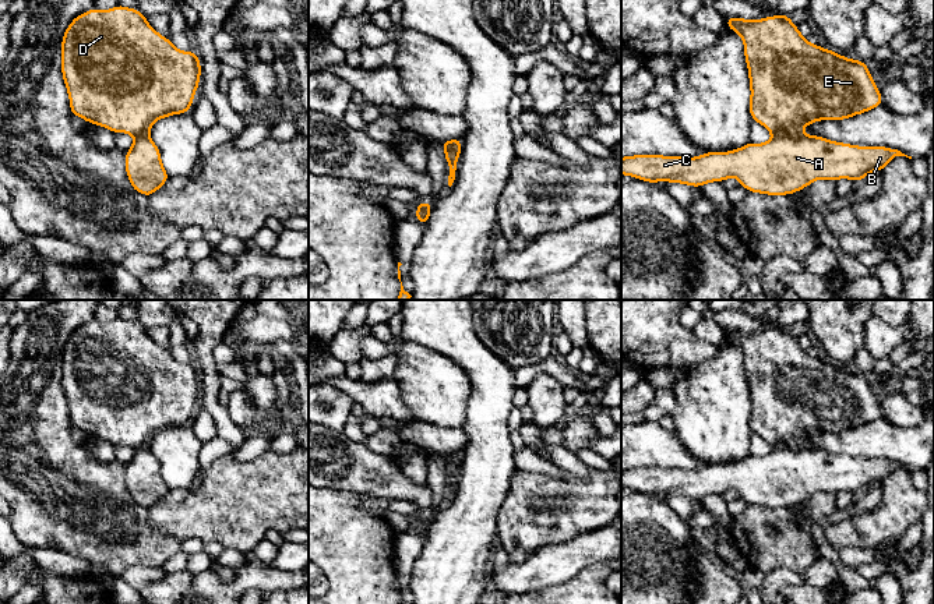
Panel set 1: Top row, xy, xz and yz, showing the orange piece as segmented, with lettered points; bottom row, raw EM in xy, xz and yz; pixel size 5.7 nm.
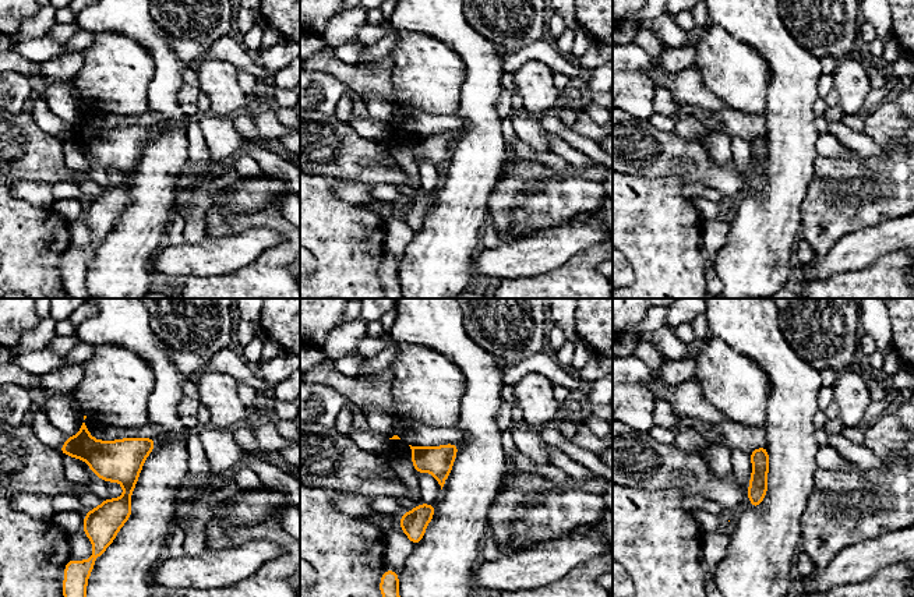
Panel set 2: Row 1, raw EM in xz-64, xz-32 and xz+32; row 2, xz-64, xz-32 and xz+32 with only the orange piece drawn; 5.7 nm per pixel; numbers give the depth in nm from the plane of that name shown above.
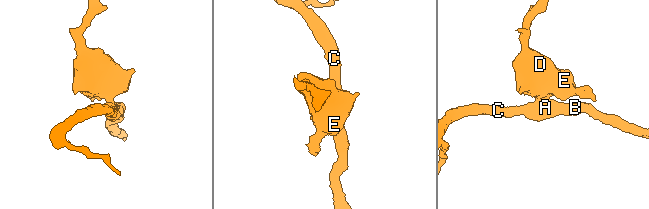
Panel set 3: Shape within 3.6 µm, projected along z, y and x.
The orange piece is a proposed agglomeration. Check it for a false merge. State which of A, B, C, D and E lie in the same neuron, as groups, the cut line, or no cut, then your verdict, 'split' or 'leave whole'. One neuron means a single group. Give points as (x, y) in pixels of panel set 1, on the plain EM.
A B C / D E | xz (457, 455), (454, 463), (455, 473), (450, 480) | split

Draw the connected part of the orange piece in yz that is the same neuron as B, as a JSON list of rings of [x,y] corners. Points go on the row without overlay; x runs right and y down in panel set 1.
[[[778,446],[778,448],[773,448],[773,451],[771,453],[765,455],[765,456],[748,455],[747,458],[744,458],[744,459],[736,462],[736,463],[729,463],[729,465],[705,465],[704,467],[701,467],[698,470],[662,469],[662,467],[634,467],[634,469],[625,469],[625,470],[621,470],[621,487],[632,488],[635,491],[639,491],[639,492],[644,492],[644,494],[648,494],[648,495],[656,495],[656,494],[666,494],[667,495],[667,494],[672,494],[672,495],[683,495],[683,497],[692,498],[692,499],[701,499],[701,498],[706,497],[706,495],[709,495],[709,494],[720,494],[720,495],[723,495],[727,490],[737,490],[739,494],[740,494],[740,498],[743,498],[747,504],[780,509],[780,508],[785,508],[785,506],[794,506],[799,502],[803,502],[804,499],[810,498],[814,492],[818,492],[818,491],[821,491],[821,492],[850,491],[850,492],[854,492],[854,494],[860,494],[868,485],[884,483],[884,480],[895,469],[906,469],[906,470],[912,471],[912,469],[907,469],[907,467],[902,466],[898,462],[885,460],[885,459],[857,459],[857,458],[849,458],[849,456],[843,456],[843,455],[829,453],[829,452],[825,452],[825,451],[818,449],[818,448]]]

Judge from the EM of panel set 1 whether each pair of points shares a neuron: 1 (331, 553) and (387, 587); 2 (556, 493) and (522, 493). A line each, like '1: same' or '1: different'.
1: same
2: same

